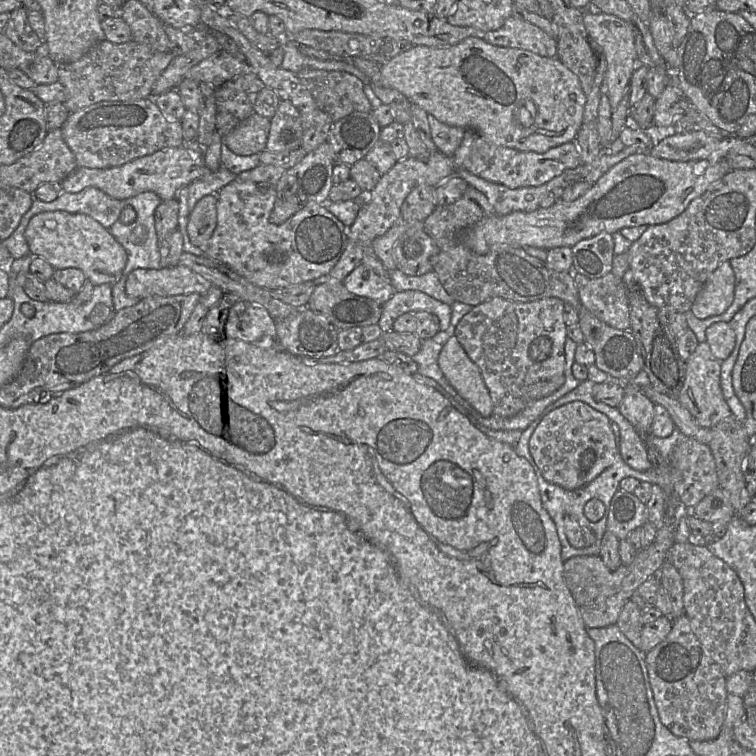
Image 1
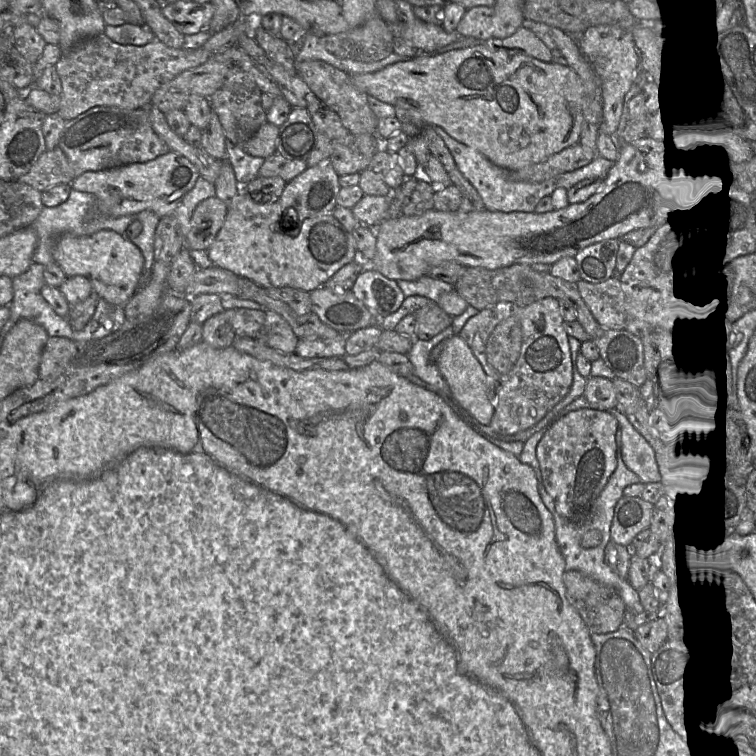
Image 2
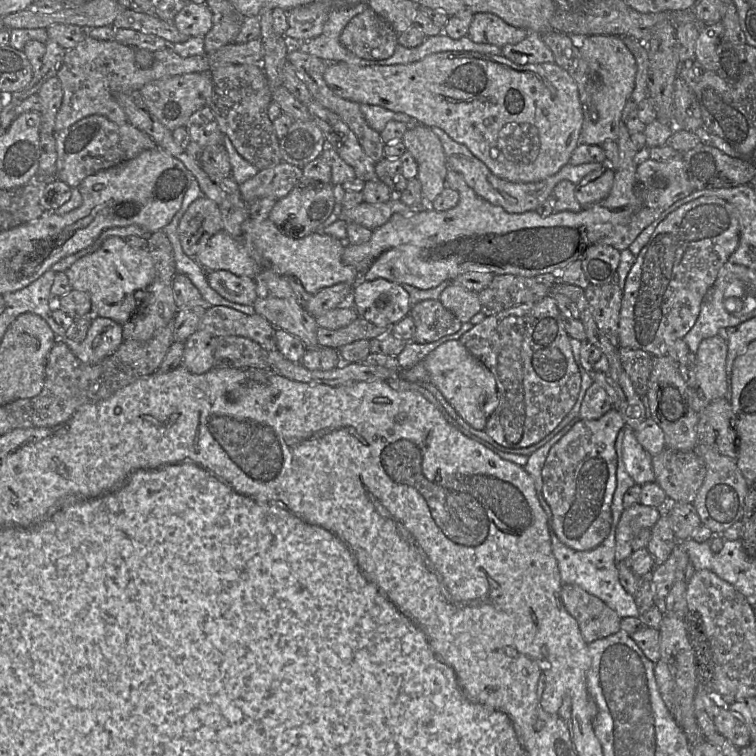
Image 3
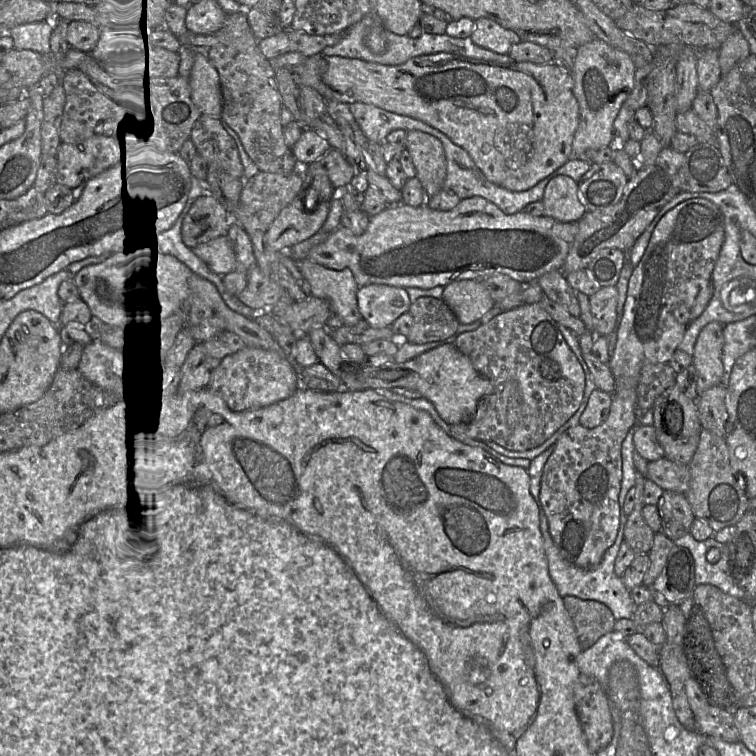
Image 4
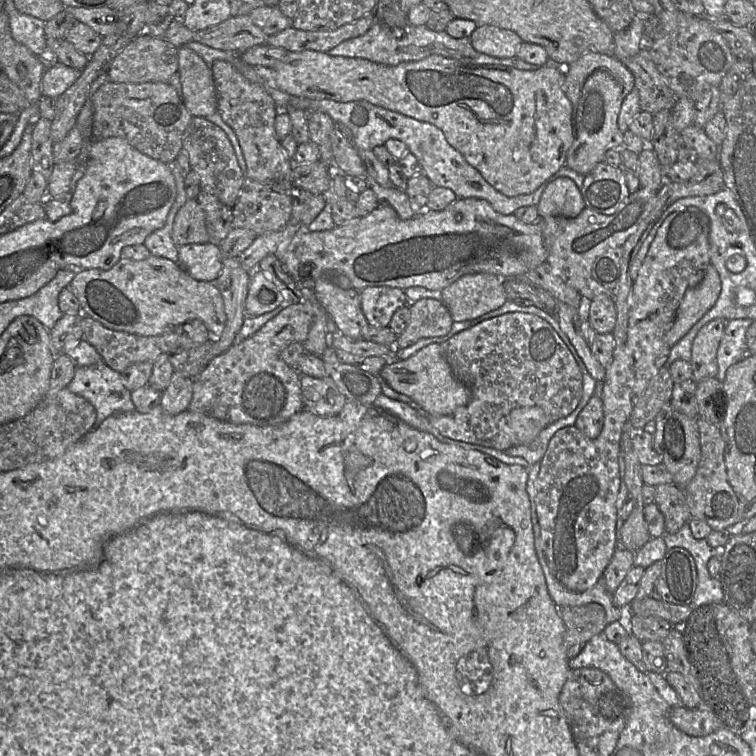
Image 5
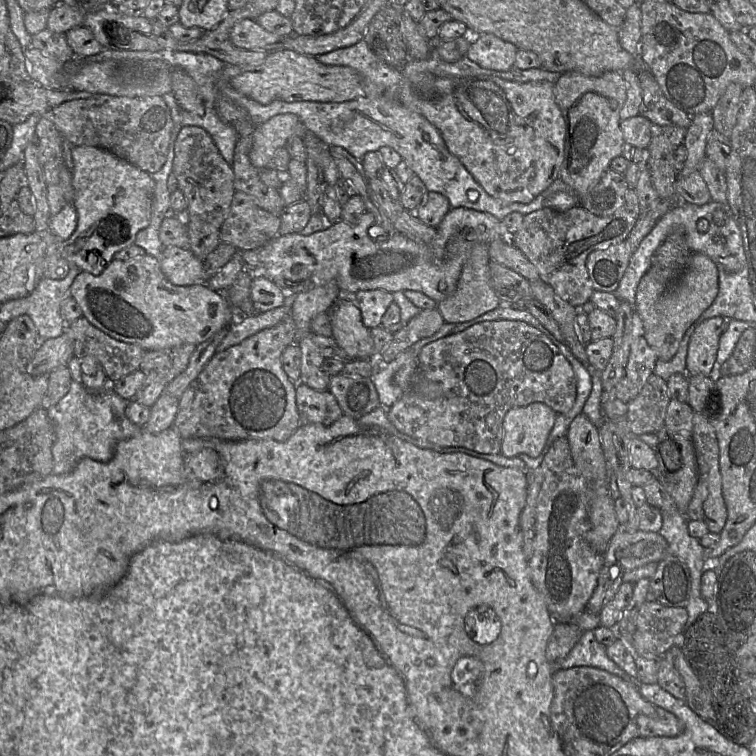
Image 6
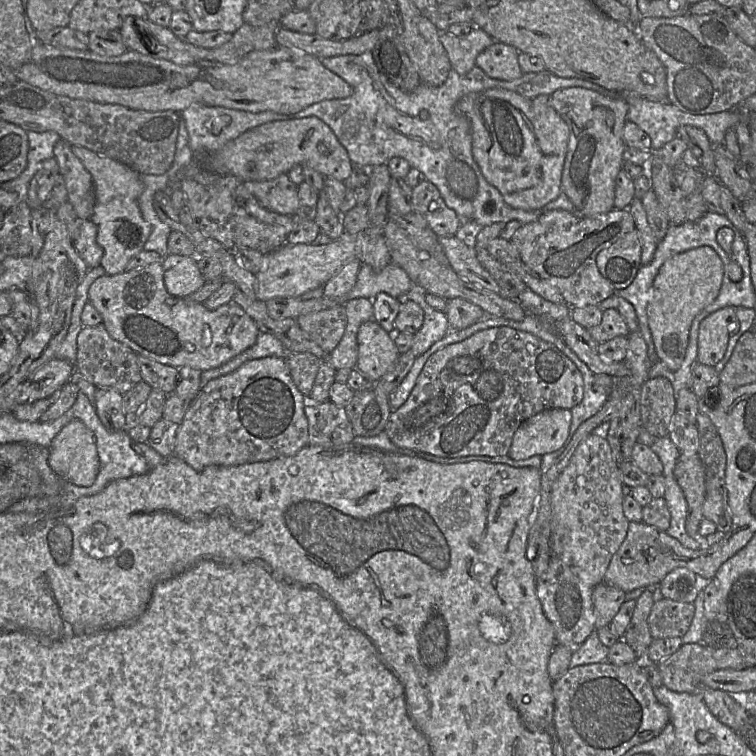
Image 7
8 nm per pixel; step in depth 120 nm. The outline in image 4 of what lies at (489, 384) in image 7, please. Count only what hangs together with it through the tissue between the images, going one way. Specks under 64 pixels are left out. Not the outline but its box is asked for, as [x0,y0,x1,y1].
[449,302,585,451]

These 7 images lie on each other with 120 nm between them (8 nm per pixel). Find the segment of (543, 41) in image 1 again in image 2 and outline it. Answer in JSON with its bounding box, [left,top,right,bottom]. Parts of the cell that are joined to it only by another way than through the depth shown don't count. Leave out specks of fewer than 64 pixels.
[483,26,553,62]

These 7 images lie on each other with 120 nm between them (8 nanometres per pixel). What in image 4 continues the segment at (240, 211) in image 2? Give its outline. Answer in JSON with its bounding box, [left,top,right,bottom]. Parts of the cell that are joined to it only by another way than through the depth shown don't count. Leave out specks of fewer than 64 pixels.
[192,235,362,325]

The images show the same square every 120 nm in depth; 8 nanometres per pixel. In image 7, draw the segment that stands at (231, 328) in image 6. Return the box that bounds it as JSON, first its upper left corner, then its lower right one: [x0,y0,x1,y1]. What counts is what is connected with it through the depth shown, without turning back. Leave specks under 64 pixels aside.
[202,331,287,384]

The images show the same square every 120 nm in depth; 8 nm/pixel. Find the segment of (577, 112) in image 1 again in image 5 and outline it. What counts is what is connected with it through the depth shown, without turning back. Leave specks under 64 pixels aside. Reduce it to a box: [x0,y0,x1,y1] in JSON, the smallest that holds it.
[269,51,574,197]

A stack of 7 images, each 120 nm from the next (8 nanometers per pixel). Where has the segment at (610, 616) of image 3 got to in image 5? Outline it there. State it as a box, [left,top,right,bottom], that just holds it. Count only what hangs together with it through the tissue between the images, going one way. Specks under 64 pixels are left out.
[560,603,608,659]

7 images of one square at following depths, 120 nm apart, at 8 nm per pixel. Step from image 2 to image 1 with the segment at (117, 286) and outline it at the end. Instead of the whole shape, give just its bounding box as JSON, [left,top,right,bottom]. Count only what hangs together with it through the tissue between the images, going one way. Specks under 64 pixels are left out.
[24,212,127,286]

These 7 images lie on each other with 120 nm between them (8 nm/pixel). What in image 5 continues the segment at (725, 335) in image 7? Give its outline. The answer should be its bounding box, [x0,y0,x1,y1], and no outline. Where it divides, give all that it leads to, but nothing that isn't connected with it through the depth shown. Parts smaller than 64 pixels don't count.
[690,318,726,382]

